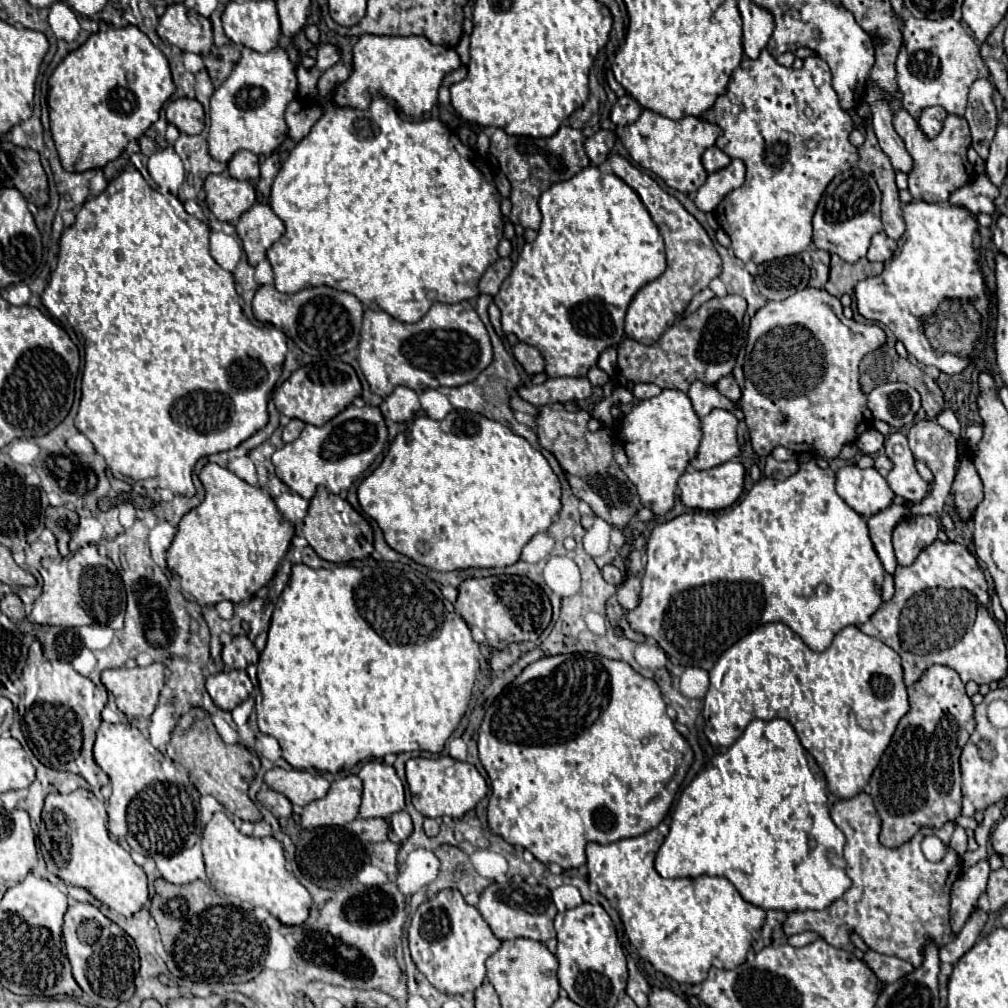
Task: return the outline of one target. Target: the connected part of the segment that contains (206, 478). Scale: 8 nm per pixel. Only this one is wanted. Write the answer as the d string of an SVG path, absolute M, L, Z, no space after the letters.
M207 462L199 478L205 486L205 500L181 518L177 536L167 550L167 568L173 576L177 576L183 594L193 598L199 606L213 606L221 600L239 604L273 580L275 570L291 544L295 528L279 514L273 498L265 490L247 484L231 470Z

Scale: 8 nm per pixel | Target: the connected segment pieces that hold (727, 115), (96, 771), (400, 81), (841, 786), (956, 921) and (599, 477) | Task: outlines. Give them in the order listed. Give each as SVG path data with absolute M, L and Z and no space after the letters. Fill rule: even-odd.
M767 48L761 50L759 58L743 58L739 68L731 74L725 94L705 110L701 120L717 124L723 134L717 138L717 148L721 148L729 158L739 158L745 168L745 184L725 196L725 200L715 208L715 218L719 226L731 238L731 248L741 262L753 260L755 264L799 254L809 248L813 238L813 214L825 192L827 184L841 172L849 170L857 160L857 148L849 142L853 130L853 118L839 106L837 94L831 88L831 70L819 56L805 58L801 70L781 66ZM807 142L817 142L815 148L807 148Z
M33 642L29 648L29 658L23 670L23 686L25 692L21 700L27 708L25 722L43 762L55 770L69 770L83 776L93 793L100 797L96 788L100 790L101 786L109 784L109 776L93 760L93 742L101 724L101 710L107 702L107 690L77 674L71 664L45 660L39 642Z
M363 34L353 46L353 72L349 80L335 90L333 102L339 106L365 110L373 98L381 96L393 100L405 116L419 118L437 108L437 92L441 80L459 66L459 54L453 48L431 44L425 36Z
M781 622L765 624L733 644L715 662L709 678L711 686L703 700L703 718L705 736L713 746L729 748L755 718L783 718L795 728L803 748L815 756L817 764L825 772L831 794L839 798L851 798L863 792L889 746L899 720L909 710L899 654L881 640L863 634L857 626L843 628L827 650L813 652L789 626Z
M981 860L965 870L953 884L951 892L951 930L957 934L965 926L967 918L977 908L977 898L985 892L989 878L989 862Z
M547 404L541 406L535 416L535 434L539 438L541 448L549 450L557 460L559 466L565 472L567 482L571 484L571 490L577 498L585 500L593 512L603 518L605 522L611 522L617 528L625 528L633 514L641 508L637 490L625 478L623 470L617 466L613 458L613 436L607 428L599 428L597 432L589 432L587 422L591 420L589 412L567 412L563 404Z

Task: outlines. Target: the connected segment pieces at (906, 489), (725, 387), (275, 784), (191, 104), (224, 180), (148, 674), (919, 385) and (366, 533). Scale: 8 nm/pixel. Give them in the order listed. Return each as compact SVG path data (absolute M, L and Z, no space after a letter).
M891 432L885 440L885 456L893 462L893 468L887 474L889 488L913 504L921 502L927 496L929 484L917 474L915 458L907 446L907 436Z
M733 376L721 378L721 382L717 382L717 390L719 390L719 394L723 394L725 398L729 398L731 402L739 402L739 398L741 398L741 388L737 386L737 382L735 382Z
M271 768L265 774L265 784L289 798L293 806L307 806L327 794L329 782L315 770L283 770Z
M179 98L167 106L167 120L183 134L199 134L203 130L203 106L197 100Z
M209 174L203 190L209 210L221 222L239 220L239 216L255 204L255 188L251 182L241 182L227 174Z
M155 662L147 668L115 668L101 674L103 686L115 696L117 708L129 718L149 718L165 686L165 666Z
M887 332L887 338L889 338L889 340L887 340L881 348L877 348L873 354L869 354L869 356L865 356L865 358L861 360L861 386L863 386L863 390L869 394L875 386L885 384L885 382L891 382L891 380L907 382L909 386L913 386L921 395L922 408L927 412L927 418L935 420L935 418L939 416L939 412L943 410L943 404L945 404L945 402L943 402L943 392L941 392L941 388L935 384L934 379L923 371L920 365L911 362L911 360L903 360L903 358L895 352L893 344L895 344L897 340L893 338L891 332Z
M319 486L315 496L309 500L309 512L301 522L301 530L317 556L335 564L363 560L373 552L373 530L367 520L357 514L347 500L331 494L325 486Z

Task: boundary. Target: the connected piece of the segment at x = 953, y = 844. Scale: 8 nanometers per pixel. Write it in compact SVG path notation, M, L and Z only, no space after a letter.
M957 825L950 841L950 847L962 856L968 850L968 837L965 829Z

